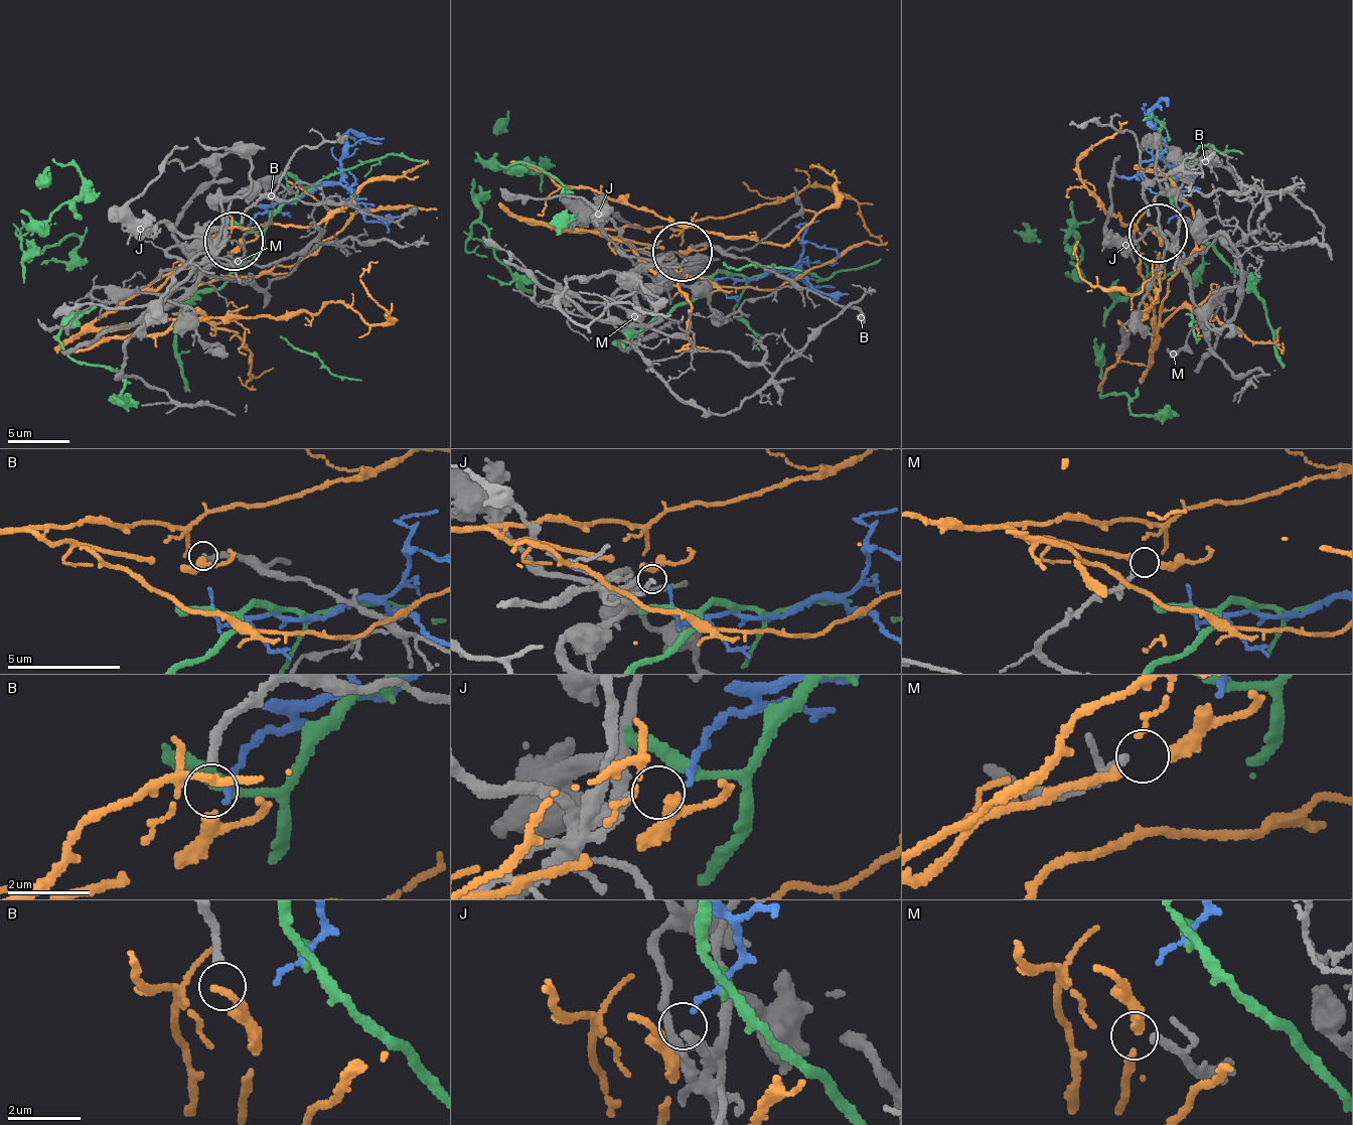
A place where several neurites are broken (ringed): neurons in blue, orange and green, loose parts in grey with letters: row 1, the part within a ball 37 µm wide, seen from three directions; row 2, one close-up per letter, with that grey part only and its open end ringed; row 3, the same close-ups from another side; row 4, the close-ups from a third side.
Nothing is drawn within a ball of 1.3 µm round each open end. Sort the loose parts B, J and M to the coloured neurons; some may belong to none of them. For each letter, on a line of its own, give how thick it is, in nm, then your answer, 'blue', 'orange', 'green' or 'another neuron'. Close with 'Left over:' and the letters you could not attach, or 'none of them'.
B: calibre 200 nm; orange
J: calibre 240 nm; another neuron
M: calibre 160 nm; another neuron
Left over: J, M

